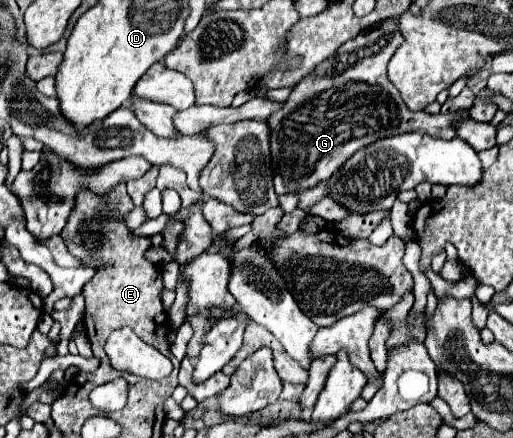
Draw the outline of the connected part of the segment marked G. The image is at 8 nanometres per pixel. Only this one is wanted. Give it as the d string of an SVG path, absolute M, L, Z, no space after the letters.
M388 18L382 24L376 24L368 32L358 34L354 40L348 40L336 52L332 58L324 60L308 78L304 78L298 86L294 86L290 98L286 100L284 108L268 120L272 126L272 166L274 166L274 188L276 194L286 194L286 192L296 192L296 190L306 190L312 188L314 184L328 180L332 172L342 166L352 154L356 154L360 148L370 146L376 140L406 134L406 132L426 132L426 126L436 128L436 136L442 140L452 140L456 132L450 126L450 116L436 116L432 120L426 118L426 112L412 112L396 86L388 80L386 66L394 52L402 46L404 36L398 26L398 18Z

